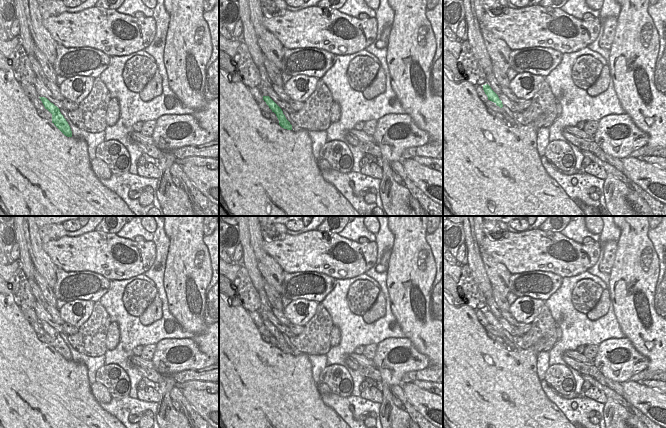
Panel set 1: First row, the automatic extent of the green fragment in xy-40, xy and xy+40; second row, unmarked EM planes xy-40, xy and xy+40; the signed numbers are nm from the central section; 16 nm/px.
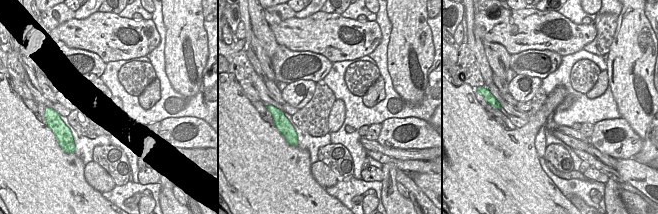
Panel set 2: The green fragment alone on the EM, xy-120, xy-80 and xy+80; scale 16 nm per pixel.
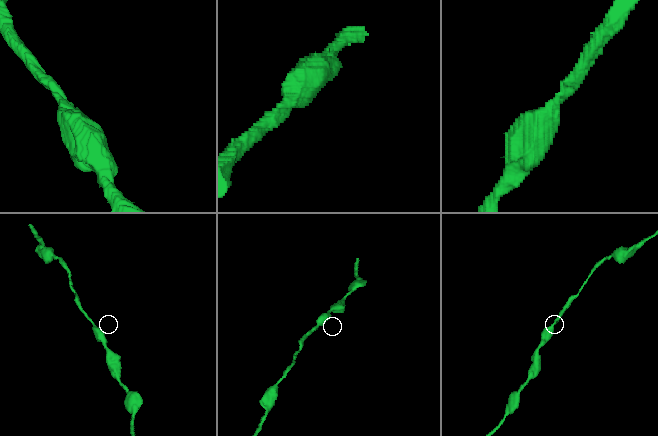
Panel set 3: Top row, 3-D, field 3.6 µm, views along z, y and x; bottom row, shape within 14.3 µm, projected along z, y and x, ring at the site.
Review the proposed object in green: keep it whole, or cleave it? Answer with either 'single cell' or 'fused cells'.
single cell

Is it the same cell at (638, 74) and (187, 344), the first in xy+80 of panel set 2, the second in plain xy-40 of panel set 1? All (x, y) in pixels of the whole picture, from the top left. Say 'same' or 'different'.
different

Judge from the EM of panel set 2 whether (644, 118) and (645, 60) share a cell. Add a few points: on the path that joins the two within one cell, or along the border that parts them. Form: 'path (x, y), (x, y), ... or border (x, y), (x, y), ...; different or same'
path (637, 101), (628, 73), (630, 66); same

